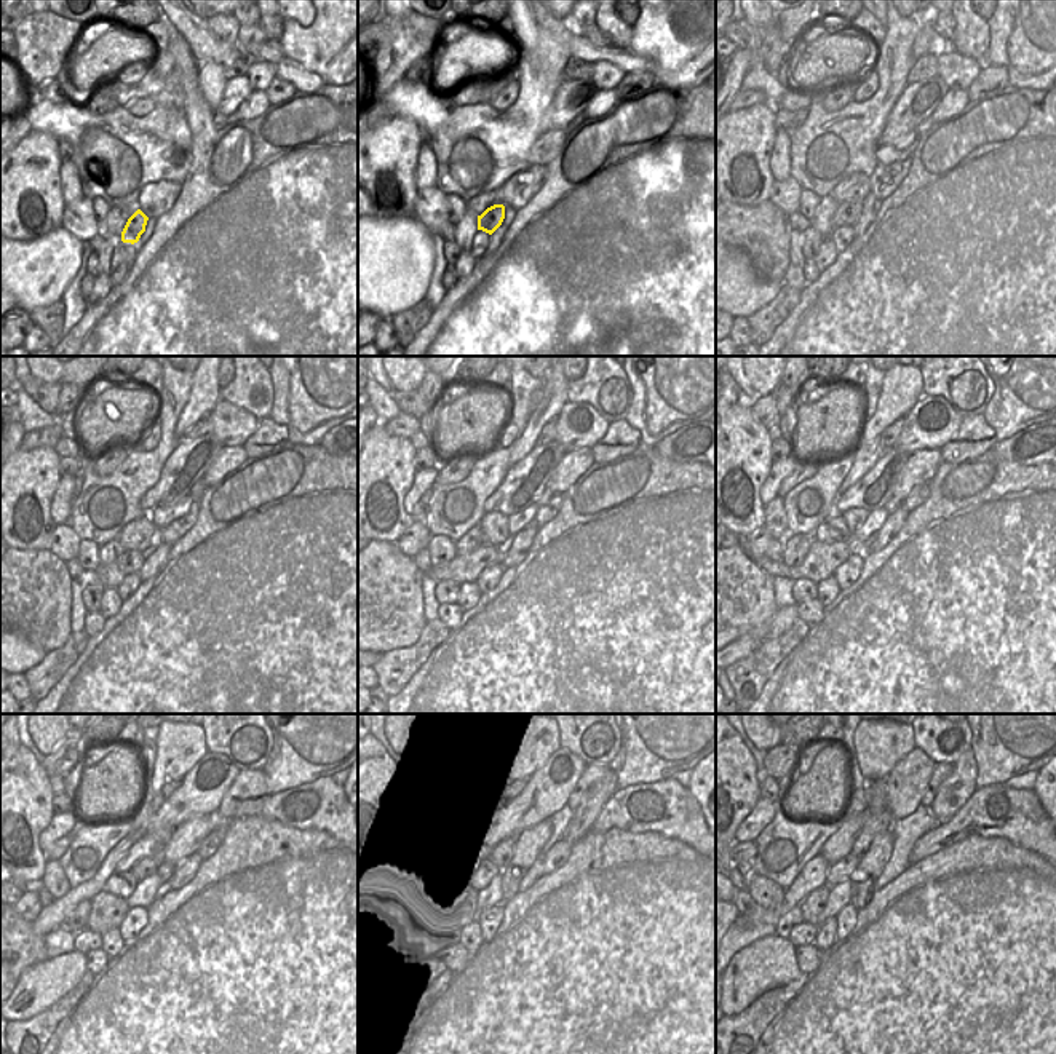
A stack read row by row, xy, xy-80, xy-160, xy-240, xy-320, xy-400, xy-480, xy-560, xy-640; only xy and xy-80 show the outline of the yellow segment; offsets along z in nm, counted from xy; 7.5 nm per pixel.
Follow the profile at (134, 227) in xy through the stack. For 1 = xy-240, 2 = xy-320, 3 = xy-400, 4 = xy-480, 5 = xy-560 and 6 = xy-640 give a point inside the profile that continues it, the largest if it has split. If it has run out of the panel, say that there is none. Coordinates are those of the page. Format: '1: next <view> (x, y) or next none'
1: next xy-240 (128, 562)
2: next xy-320 (467, 567)
3: next xy-400 (831, 554)
4: next xy-480 (109, 909)
5: next xy-560 (460, 907)
6: next xy-640 (812, 906)

